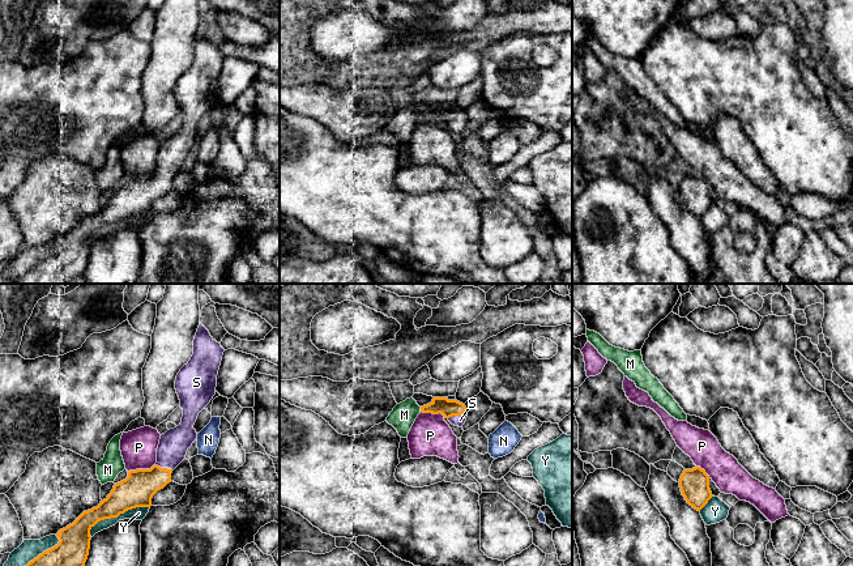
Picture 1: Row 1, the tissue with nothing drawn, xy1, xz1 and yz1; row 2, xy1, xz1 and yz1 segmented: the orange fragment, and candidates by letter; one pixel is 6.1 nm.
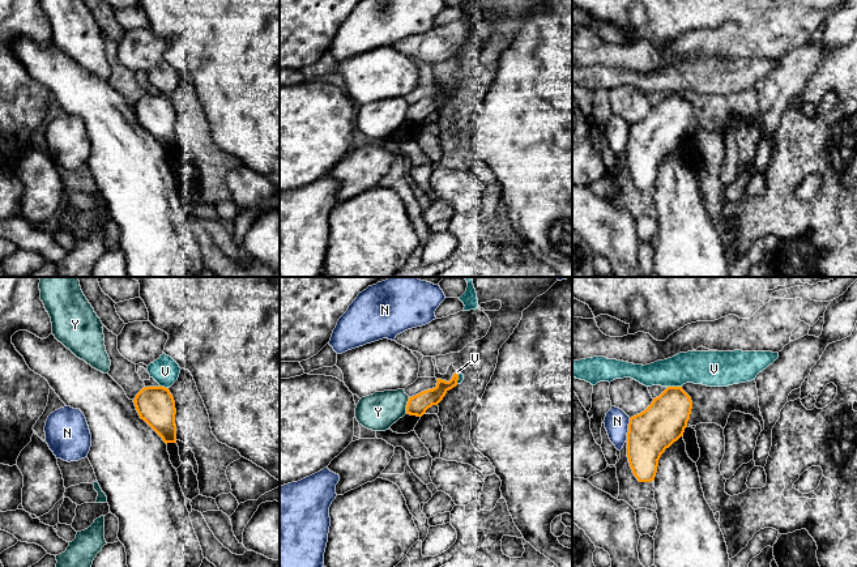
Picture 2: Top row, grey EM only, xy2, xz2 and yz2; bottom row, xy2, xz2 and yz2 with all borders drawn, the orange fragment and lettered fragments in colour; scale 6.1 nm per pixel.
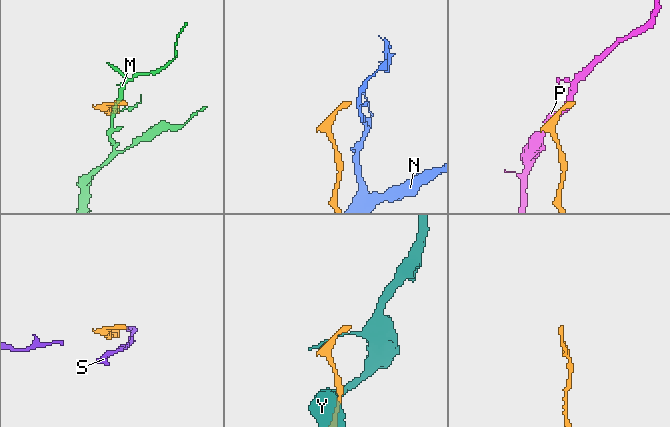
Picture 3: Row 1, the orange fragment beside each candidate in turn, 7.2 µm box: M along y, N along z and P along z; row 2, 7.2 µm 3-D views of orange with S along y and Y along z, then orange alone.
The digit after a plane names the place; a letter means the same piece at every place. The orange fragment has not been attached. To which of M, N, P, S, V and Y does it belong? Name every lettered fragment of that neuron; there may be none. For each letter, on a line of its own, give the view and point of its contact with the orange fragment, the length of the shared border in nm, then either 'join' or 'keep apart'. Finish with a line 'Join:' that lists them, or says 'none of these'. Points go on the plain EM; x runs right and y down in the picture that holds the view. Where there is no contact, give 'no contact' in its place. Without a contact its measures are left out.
M: contact xz1 (421, 116); length 30 nm; keep apart
N: contact yz2 (629, 136); length 140 nm; keep apart
P: contact xy1 (141, 177); length 180 nm; keep apart
S: contact xz1 (457, 122); length 130 nm; join
V: contact yz2 (674, 94); length 90 nm; keep apart
Y: contact xy1 (116, 224); length 420 nm; keep apart
Join: S

